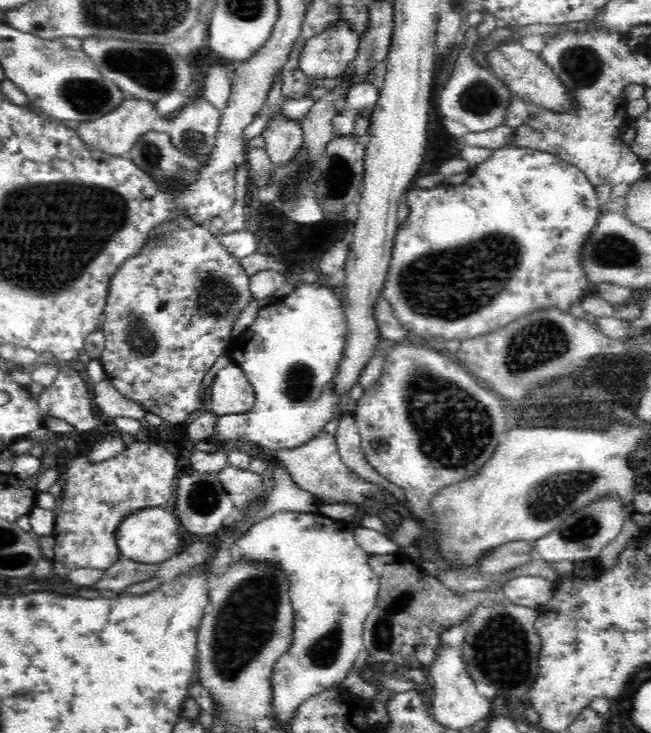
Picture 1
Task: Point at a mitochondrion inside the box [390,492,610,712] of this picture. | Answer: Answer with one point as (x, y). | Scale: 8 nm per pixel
(500, 646)

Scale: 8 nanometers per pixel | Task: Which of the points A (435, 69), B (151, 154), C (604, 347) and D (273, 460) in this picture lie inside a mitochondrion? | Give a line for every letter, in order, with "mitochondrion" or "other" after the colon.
A: other
B: mitochondrion
C: other
D: other

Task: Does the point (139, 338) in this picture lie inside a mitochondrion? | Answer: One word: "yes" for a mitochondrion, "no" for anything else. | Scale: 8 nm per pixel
yes

